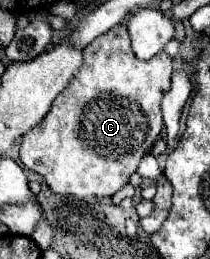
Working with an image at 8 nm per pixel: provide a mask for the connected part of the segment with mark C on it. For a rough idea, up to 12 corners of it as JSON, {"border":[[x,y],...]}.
{"border":[[125,26],[85,48],[19,156],[57,194],[107,198],[163,128],[173,60]]}

